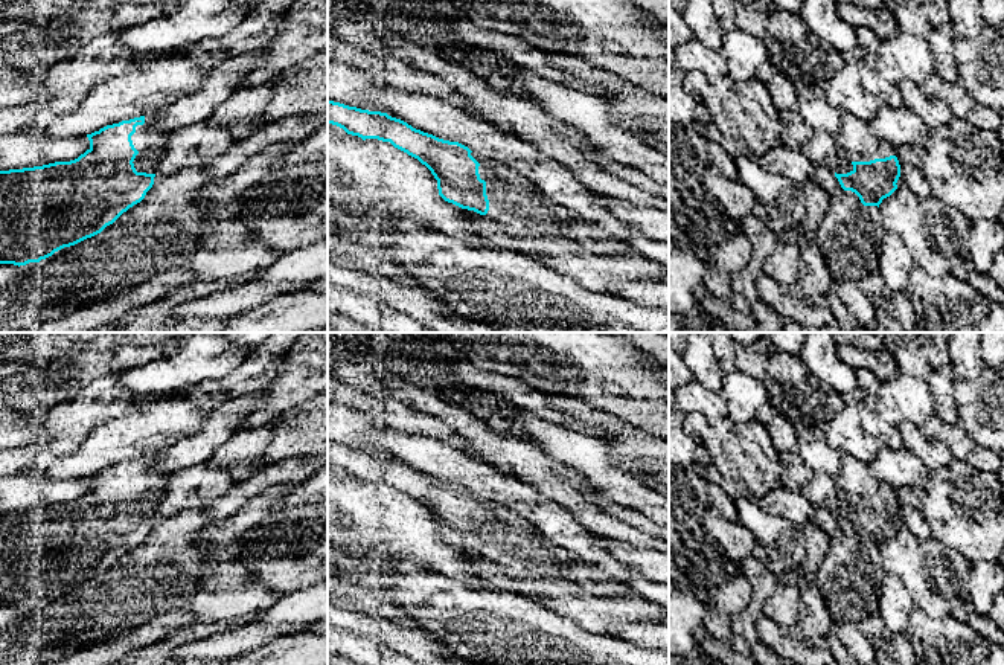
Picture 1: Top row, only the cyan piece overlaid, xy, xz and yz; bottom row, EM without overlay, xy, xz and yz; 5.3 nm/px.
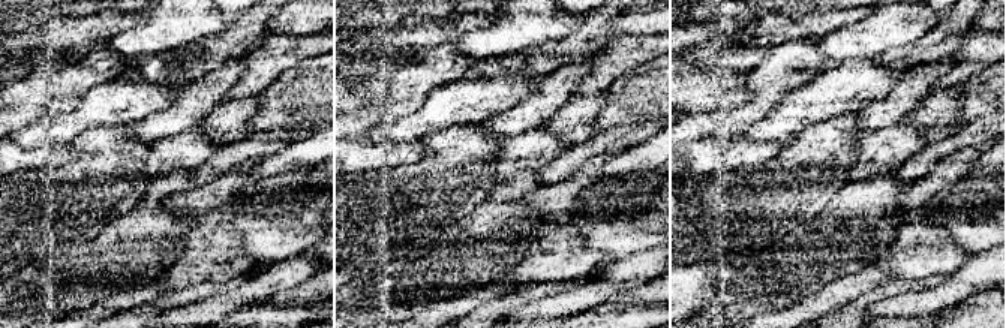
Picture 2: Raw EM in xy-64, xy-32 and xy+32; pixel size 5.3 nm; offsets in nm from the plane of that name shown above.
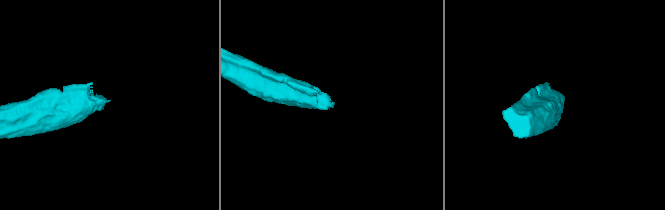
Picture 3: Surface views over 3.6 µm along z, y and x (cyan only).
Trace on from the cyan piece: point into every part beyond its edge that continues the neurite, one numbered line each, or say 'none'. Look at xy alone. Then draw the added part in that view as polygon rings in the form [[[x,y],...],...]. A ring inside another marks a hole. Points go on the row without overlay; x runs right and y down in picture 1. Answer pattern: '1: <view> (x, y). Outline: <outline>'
1: xy (150, 482). Outline: [[[155,455],[146,456],[145,465],[137,467],[131,477],[133,487],[139,493],[133,503],[137,514],[160,516],[157,505],[163,497],[169,473],[158,470],[154,461]]]

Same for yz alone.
1: yz (853, 482). Outline: [[[843,456],[841,471],[833,477],[839,506],[836,516],[853,512],[853,503],[870,503],[896,497],[896,490],[868,473],[865,464],[853,456]]]

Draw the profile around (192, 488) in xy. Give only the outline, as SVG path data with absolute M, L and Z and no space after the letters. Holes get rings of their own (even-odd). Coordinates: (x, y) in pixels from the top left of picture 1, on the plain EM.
M200 464L178 470L168 476L163 497L157 506L166 517L186 509L200 511L227 493L236 482L238 479L229 470L218 465Z

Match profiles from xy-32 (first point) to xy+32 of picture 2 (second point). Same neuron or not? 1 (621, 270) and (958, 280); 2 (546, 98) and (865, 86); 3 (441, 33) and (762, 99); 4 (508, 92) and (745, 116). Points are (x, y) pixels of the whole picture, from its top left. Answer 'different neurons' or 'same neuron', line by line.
1: same neuron
2: different neurons
3: different neurons
4: different neurons

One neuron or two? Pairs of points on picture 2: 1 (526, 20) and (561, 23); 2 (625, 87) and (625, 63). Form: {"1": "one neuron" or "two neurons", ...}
{"1": "one neuron", "2": "two neurons"}

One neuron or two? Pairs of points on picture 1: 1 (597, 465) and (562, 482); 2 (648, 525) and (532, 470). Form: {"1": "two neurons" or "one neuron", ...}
{"1": "two neurons", "2": "two neurons"}

